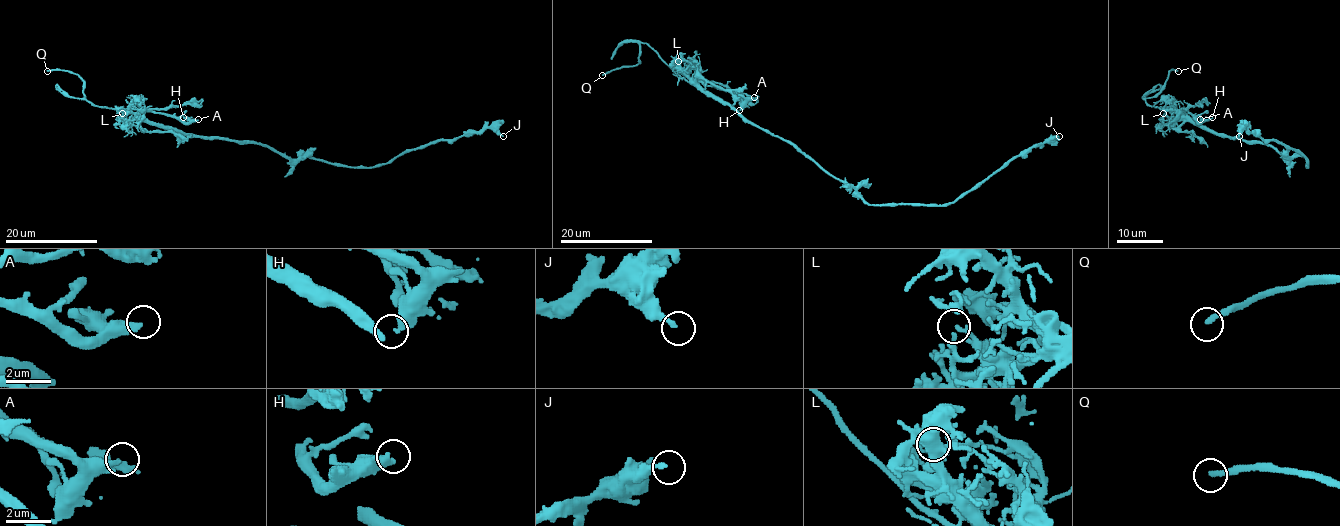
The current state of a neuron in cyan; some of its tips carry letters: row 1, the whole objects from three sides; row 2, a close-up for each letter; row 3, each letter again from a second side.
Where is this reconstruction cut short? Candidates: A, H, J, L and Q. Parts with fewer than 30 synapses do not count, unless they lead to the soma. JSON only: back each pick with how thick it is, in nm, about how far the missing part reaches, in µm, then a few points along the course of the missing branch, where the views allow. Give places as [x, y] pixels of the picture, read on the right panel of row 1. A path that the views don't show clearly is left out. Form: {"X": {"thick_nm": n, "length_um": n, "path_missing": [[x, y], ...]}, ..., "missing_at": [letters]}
{"Q": {"thick_nm": 260, "length_um": 15, "path_missing": [[1178, 71], [1195, 67], [1203, 59]]}, "missing_at": ["Q"]}

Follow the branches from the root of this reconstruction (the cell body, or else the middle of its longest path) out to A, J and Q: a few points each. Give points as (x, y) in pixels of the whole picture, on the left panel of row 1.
A: (260, 144), (189, 137), (171, 128), (150, 125), (140, 114), (143, 111), (160, 112), (187, 123), (198, 119)
J: (260, 144), (290, 158), (309, 156), (373, 167), (439, 140), (454, 140), (485, 128), (503, 136)
Q: (260, 144), (189, 137), (138, 120), (130, 113), (95, 106), (85, 98), (83, 81), (77, 74), (47, 71)

